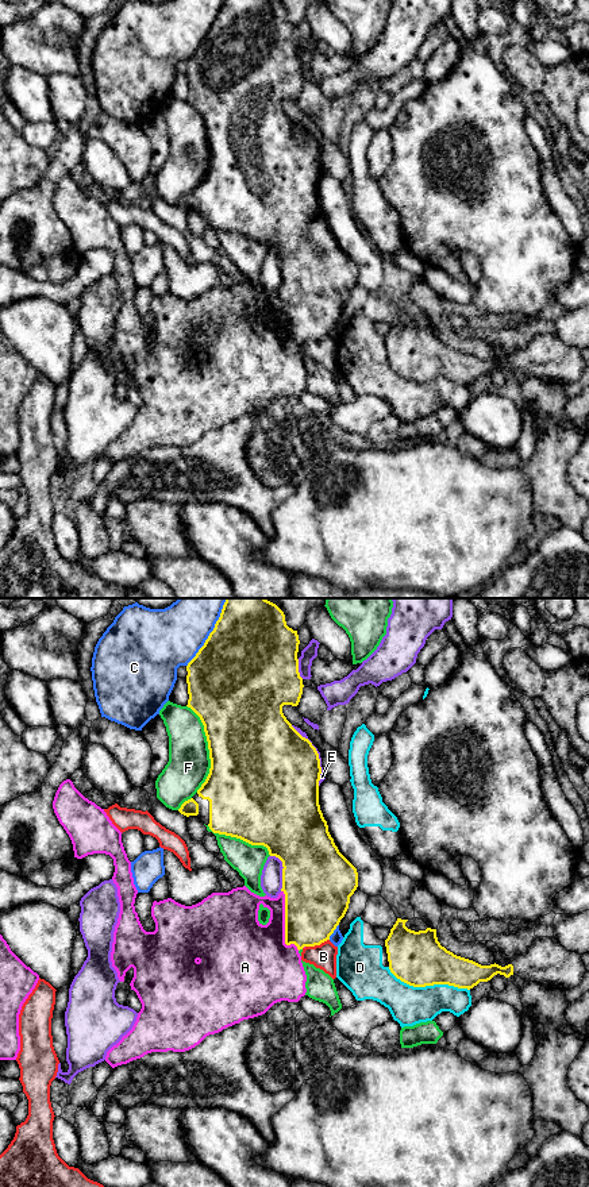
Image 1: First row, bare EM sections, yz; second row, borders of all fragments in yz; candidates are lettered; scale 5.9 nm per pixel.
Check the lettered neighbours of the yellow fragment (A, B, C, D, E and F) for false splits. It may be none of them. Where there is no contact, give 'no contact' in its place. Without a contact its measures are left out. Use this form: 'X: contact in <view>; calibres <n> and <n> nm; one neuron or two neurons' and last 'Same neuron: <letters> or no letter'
A: contact in yz; calibres 380 and 360 nm; one neuron
B: contact in yz; calibres 360 and 150 nm; two neurons
C: contact in yz; calibres 500 and 360 nm; two neurons
D: contact in yz; calibres 320 and 240 nm; two neurons
E: contact in yz; calibres 420 and 130 nm; two neurons
F: contact in yz; calibres 500 and 260 nm; two neurons
Same neuron: A

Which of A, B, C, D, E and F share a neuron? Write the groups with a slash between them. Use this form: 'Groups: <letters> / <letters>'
Groups: A / B / C / D / E / F

